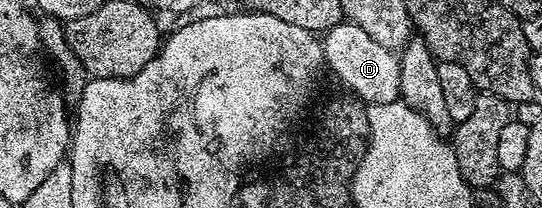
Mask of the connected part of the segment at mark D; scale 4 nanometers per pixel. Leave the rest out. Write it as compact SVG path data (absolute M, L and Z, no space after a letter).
M350 23L328 29L326 33L322 34L321 40L326 68L332 69L339 76L340 83L348 85L352 89L350 92L358 100L377 105L400 100L399 58L392 50L381 47L381 43L369 39L369 35L365 35L365 31L361 27Z

